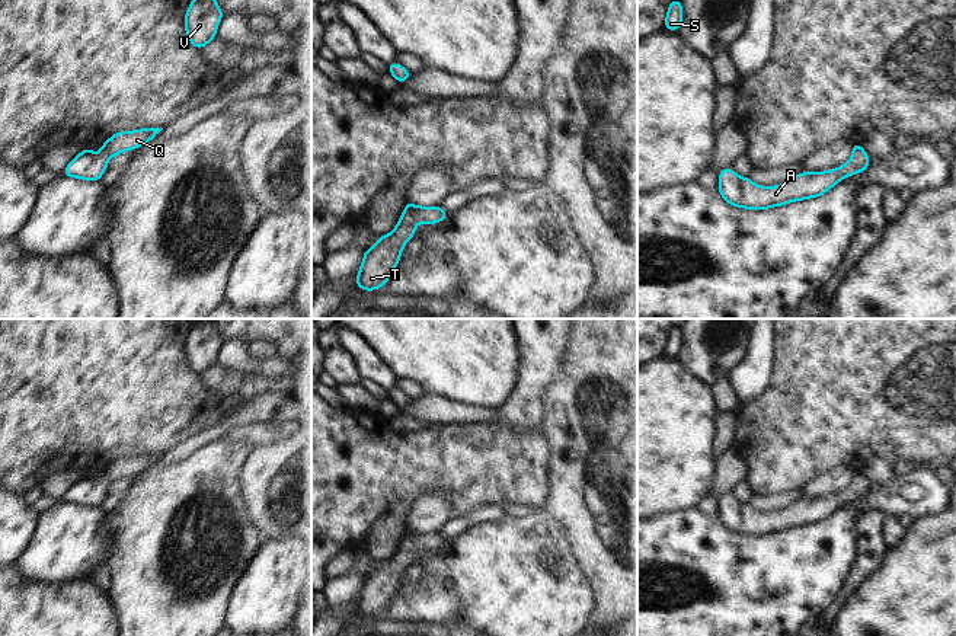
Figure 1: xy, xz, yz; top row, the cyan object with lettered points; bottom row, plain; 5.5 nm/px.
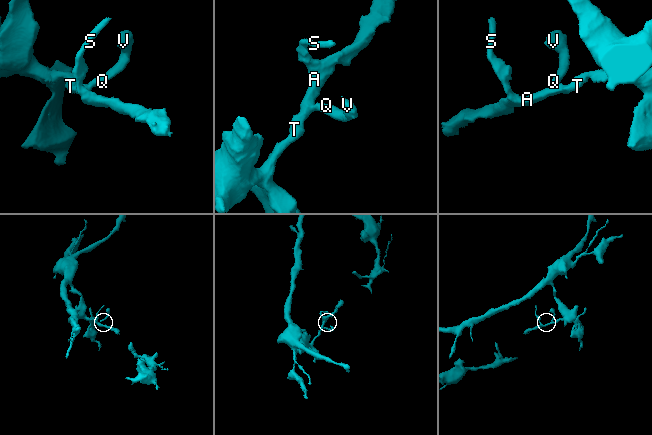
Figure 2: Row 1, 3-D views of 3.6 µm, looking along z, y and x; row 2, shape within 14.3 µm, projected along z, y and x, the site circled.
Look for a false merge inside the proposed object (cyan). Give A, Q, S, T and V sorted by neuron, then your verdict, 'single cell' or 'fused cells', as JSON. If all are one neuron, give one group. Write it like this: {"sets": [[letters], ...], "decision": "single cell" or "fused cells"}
{"sets": [["A", "Q", "S", "T", "V"]], "decision": "single cell"}

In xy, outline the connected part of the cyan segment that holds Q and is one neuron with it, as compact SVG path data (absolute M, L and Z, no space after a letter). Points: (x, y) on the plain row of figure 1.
M141 454L137 457L119 457L102 469L100 479L83 474L83 477L65 492L63 501L97 508L105 499L111 483L144 472L162 456L163 454Z

